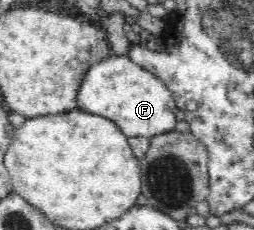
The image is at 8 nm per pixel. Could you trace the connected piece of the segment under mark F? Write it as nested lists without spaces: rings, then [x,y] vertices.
[[[109,55],[101,62],[92,64],[83,77],[80,89],[76,96],[76,108],[80,111],[95,113],[96,115],[107,117],[121,129],[125,136],[152,136],[169,132],[175,128],[175,112],[178,111],[172,92],[167,85],[155,75],[152,75],[147,69],[135,64],[127,55],[115,56]]]

